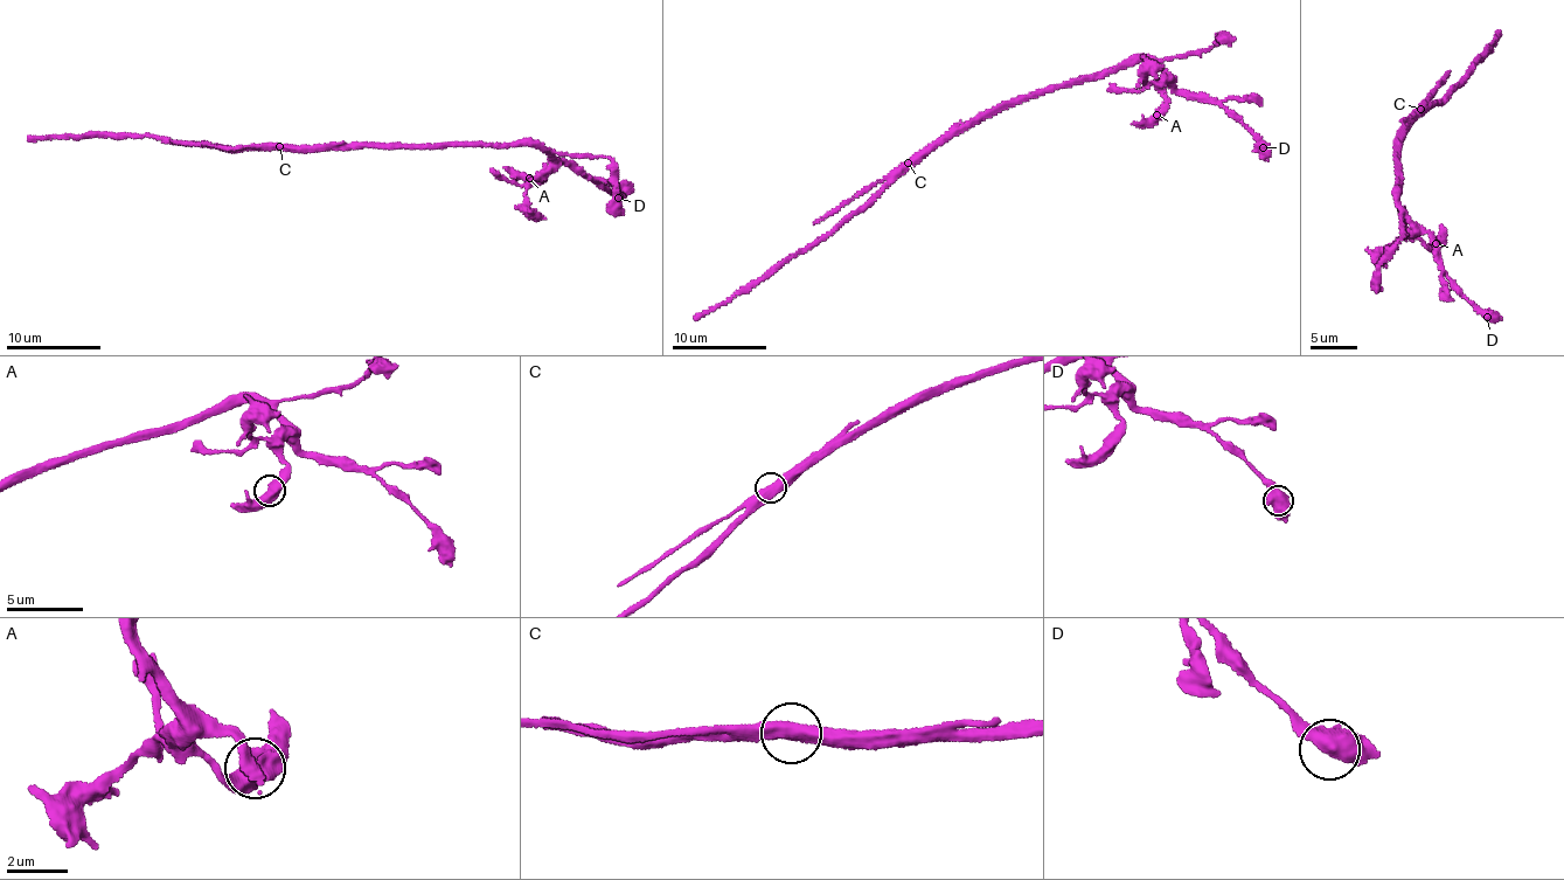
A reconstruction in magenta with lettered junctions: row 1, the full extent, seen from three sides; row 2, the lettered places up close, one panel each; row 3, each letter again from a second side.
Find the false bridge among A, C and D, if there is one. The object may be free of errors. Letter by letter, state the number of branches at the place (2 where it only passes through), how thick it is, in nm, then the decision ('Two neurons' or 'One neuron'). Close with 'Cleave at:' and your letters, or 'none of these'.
A: Branches: 2. Thickness 550 nm. One neuron
C: Branches: 2. Thickness 550 nm. Two neurons
D: Branches: 2. Thickness 600 nm. One neuron
Cleave at: C

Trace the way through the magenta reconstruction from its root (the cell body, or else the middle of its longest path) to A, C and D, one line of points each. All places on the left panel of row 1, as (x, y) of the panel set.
A: (354, 146), (535, 145), (550, 158), (544, 177), (529, 178)
C: (354, 146), (280, 147)
D: (354, 146), (535, 145), (555, 160), (570, 161), (618, 198)

